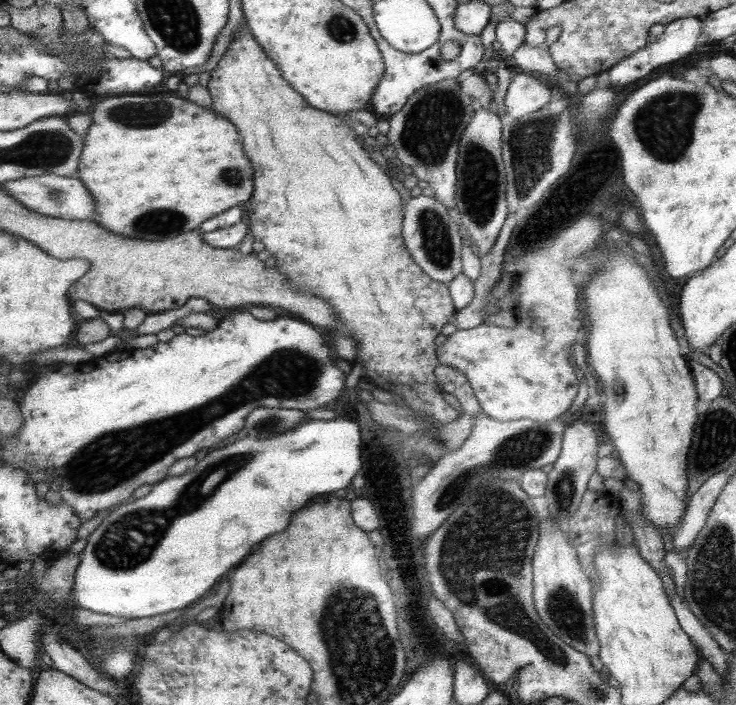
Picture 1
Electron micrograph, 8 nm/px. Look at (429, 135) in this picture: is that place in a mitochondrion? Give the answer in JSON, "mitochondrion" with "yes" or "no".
{"mitochondrion":"yes"}

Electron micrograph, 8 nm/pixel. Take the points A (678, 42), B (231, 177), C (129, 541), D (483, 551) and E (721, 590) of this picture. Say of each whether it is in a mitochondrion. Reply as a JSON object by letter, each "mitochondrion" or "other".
{"A":"other","B":"mitochondrion","C":"mitochondrion","D":"mitochondrion","E":"mitochondrion"}

